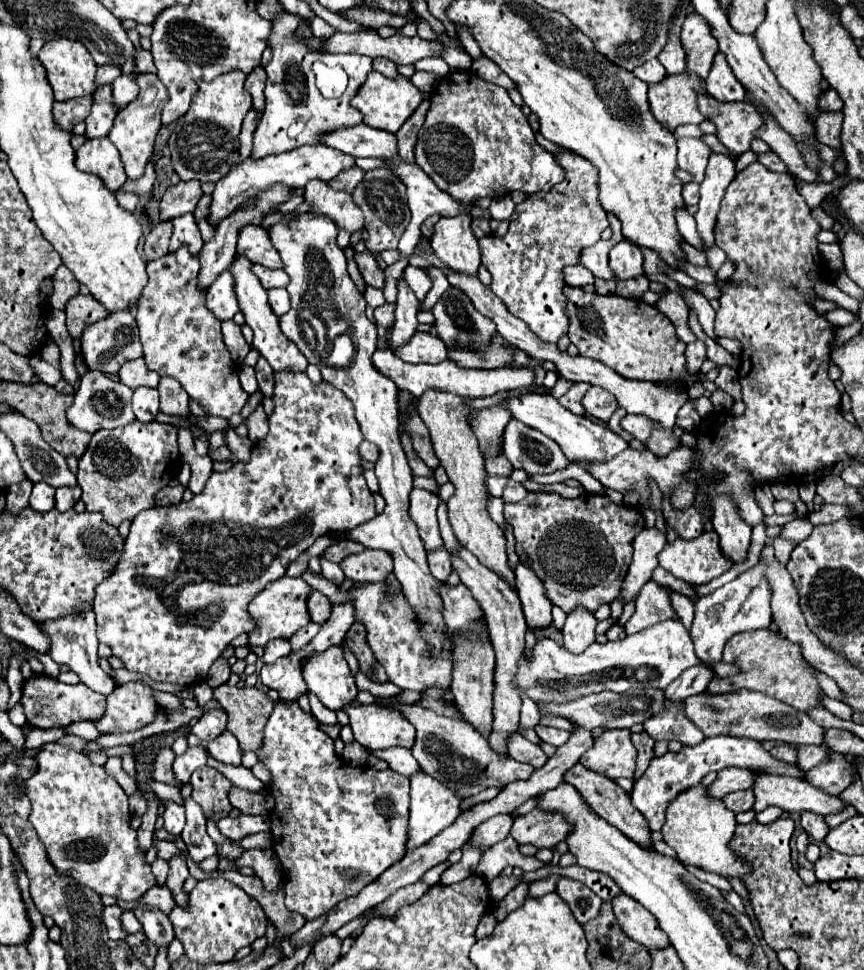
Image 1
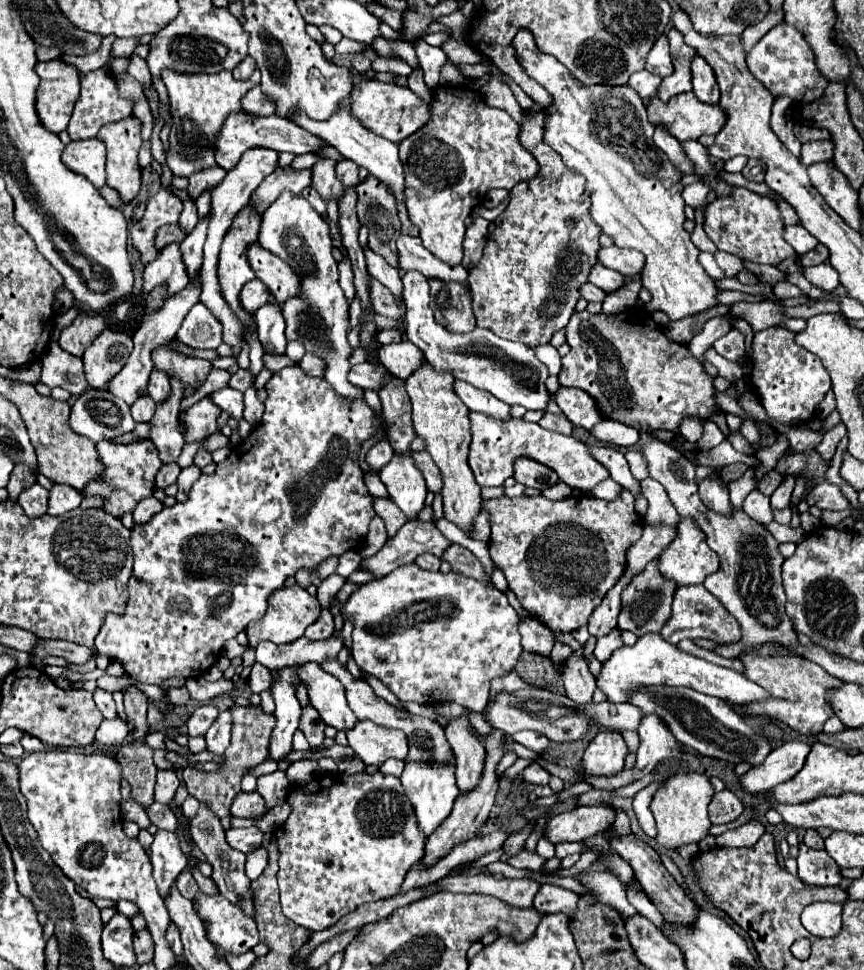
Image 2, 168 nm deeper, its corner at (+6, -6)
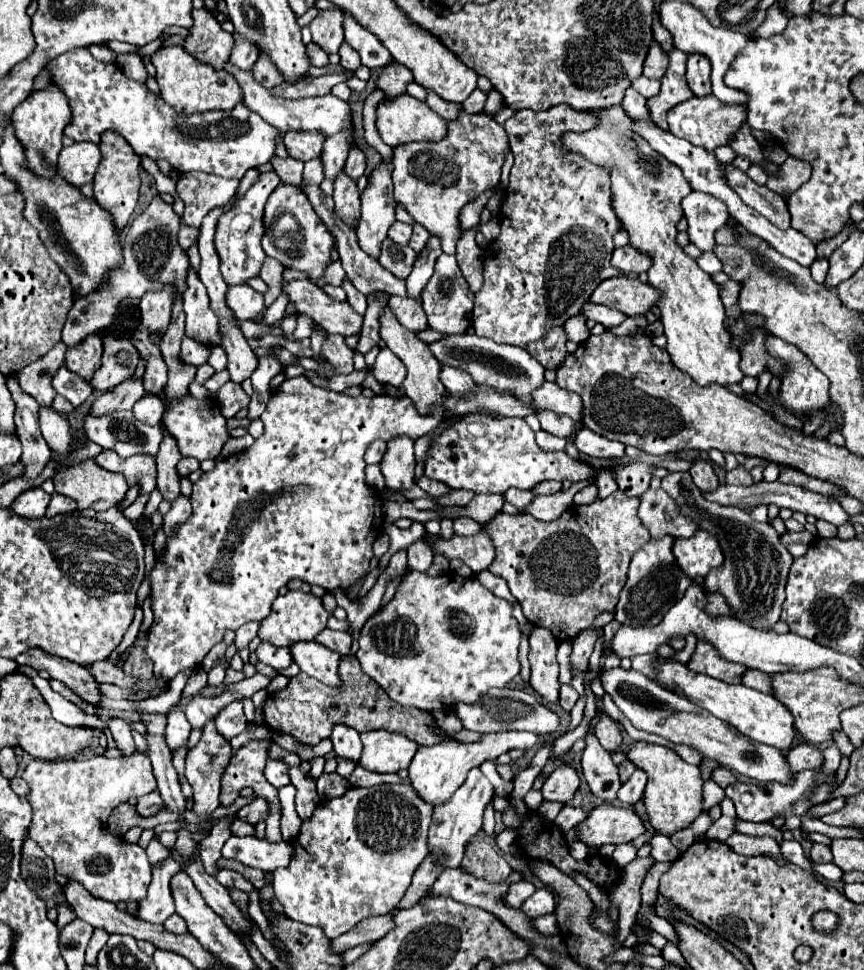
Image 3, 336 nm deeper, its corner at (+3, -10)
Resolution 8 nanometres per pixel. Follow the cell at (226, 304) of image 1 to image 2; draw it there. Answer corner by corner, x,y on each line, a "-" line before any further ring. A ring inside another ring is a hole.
196,303
178,329
176,339
192,349
216,349
222,343
222,325
210,317
202,303

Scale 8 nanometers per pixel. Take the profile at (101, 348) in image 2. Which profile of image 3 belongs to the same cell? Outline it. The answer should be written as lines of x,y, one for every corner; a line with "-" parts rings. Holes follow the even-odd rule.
107,335
103,339
103,363
91,377
91,387
97,391
109,391
121,381
133,377
139,361
139,353
129,339
115,339

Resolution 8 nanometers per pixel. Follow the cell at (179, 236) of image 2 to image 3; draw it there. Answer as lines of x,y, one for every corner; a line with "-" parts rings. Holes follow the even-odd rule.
183,225
183,227
181,227
181,231
179,231
179,237
177,237
177,241
179,241
181,249
185,249
185,251
187,251
187,249
193,245
193,241
197,239
197,235
199,235
199,229

